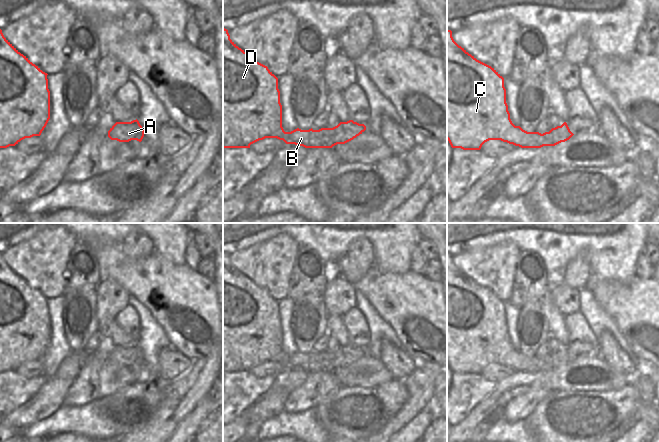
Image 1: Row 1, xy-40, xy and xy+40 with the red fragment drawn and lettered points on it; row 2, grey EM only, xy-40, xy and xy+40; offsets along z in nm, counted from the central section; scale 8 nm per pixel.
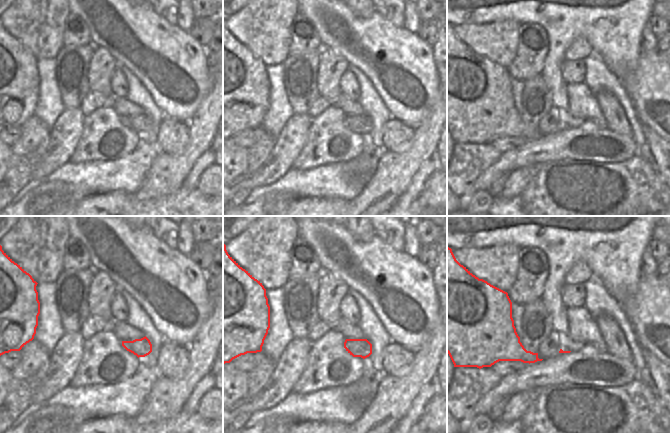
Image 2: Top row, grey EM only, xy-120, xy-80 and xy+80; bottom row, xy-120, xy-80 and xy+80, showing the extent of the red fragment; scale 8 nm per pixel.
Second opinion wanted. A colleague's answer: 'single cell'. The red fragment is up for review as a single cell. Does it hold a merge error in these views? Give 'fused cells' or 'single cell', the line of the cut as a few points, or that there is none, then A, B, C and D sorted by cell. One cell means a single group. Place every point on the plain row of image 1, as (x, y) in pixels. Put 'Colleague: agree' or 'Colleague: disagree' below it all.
single cell; no cut; A B C D
Colleague: agree

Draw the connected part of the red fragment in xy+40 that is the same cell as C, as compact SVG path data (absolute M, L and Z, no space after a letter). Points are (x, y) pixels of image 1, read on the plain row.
M447 254L447 364L452 372L480 374L482 369L489 364L501 364L521 372L541 372L565 366L573 359L566 346L543 358L527 356L520 350L515 350L510 343L506 327L504 302L494 292L477 284L459 270L452 261L452 255Z

